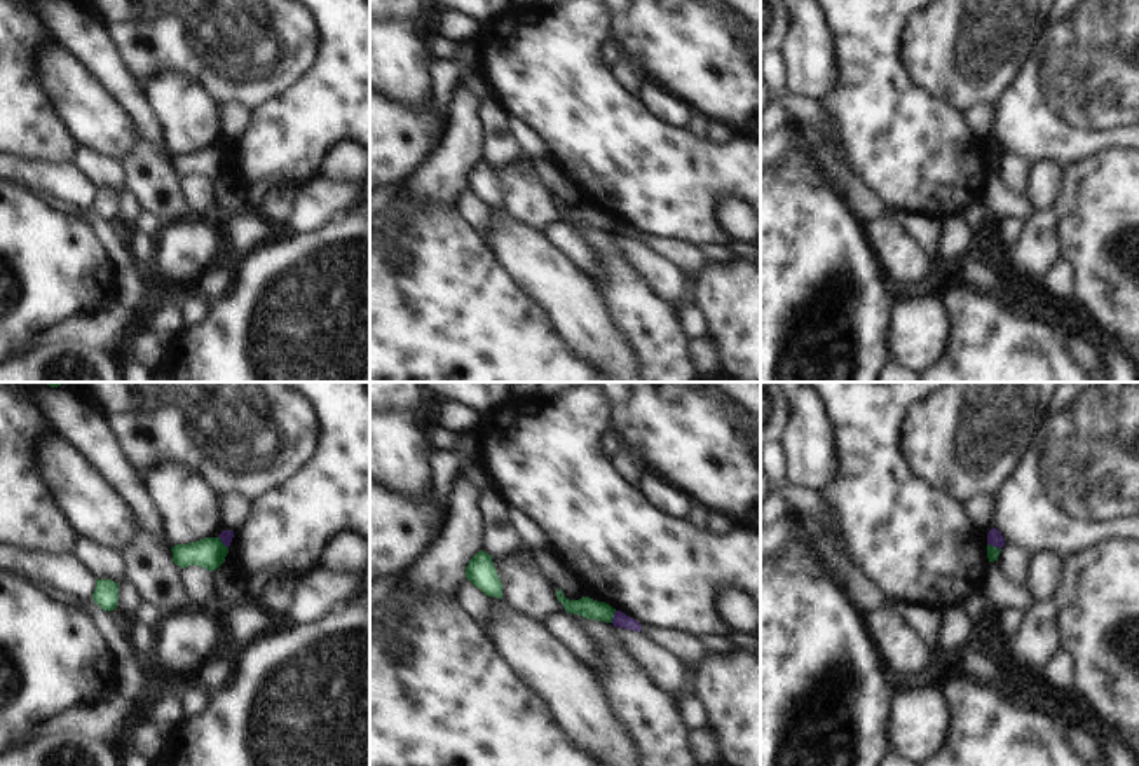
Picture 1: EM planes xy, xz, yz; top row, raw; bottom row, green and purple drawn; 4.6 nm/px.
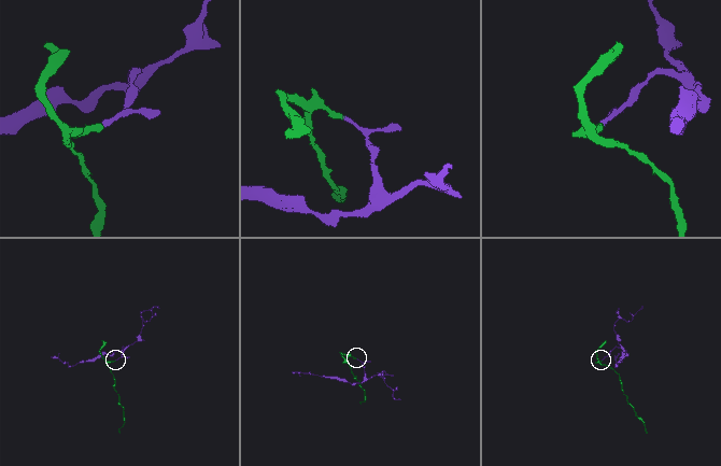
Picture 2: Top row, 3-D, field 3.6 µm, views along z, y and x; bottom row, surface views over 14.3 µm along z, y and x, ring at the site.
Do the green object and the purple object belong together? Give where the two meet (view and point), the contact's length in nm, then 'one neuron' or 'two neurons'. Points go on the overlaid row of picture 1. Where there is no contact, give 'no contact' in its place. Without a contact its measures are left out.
contact xz (613, 616); length 60 nm; two neurons

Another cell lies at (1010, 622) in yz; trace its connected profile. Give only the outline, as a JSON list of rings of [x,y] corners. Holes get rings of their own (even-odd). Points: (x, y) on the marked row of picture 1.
[[[1010,607],[999,612],[998,616],[998,630],[1008,637],[1017,637],[1026,623],[1027,609]]]

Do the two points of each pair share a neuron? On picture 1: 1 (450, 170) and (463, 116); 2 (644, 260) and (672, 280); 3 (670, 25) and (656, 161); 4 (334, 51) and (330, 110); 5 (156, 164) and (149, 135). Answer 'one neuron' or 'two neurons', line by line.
1: one neuron
2: one neuron
3: two neurons
4: one neuron
5: two neurons

